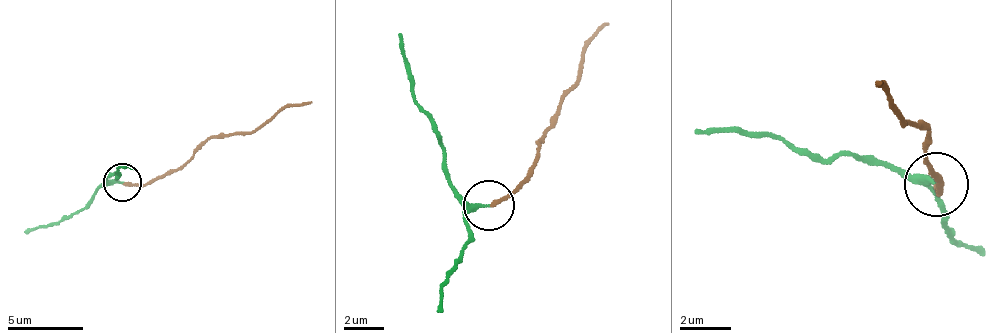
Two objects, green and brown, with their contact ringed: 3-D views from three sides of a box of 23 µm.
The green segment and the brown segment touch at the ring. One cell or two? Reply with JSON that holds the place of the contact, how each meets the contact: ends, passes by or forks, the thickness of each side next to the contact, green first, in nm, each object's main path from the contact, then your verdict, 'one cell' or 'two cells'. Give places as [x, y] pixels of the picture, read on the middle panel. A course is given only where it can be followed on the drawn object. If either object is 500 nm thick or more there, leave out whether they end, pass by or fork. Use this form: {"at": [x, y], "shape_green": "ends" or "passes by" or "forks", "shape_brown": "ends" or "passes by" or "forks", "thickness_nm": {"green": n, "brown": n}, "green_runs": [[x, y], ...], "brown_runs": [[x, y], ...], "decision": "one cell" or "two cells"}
{"at": [489, 205], "shape_green": "ends", "shape_brown": "ends", "thickness_nm": {"green": 220, "brown": 190}, "green_runs": [[489, 206], [471, 208], [447, 182], [444, 142], [435, 118], [415, 102], [397, 32]], "brown_runs": [[489, 206], [524, 184], [548, 129], [572, 91], [588, 44], [608, 22]], "decision": "two cells"}

